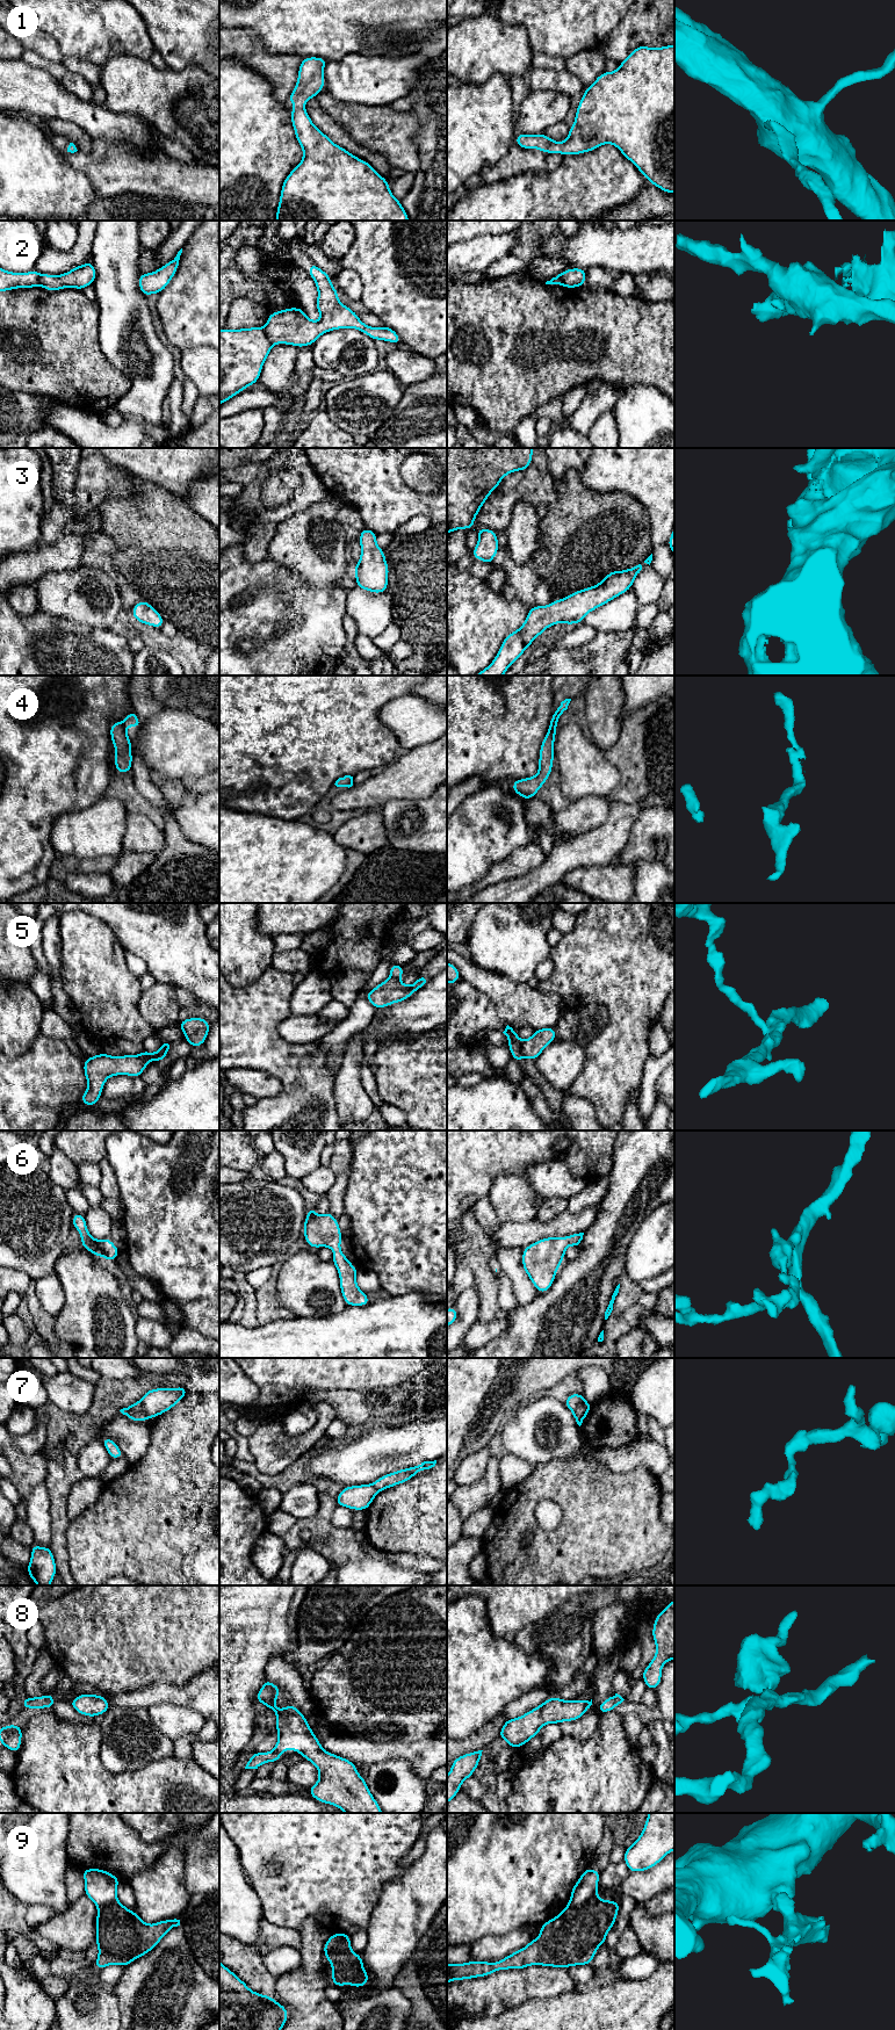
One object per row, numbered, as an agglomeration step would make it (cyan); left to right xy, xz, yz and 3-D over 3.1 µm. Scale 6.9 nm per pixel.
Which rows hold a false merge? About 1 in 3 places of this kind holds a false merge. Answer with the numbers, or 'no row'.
2, 4, 5, 7, 8, 9

